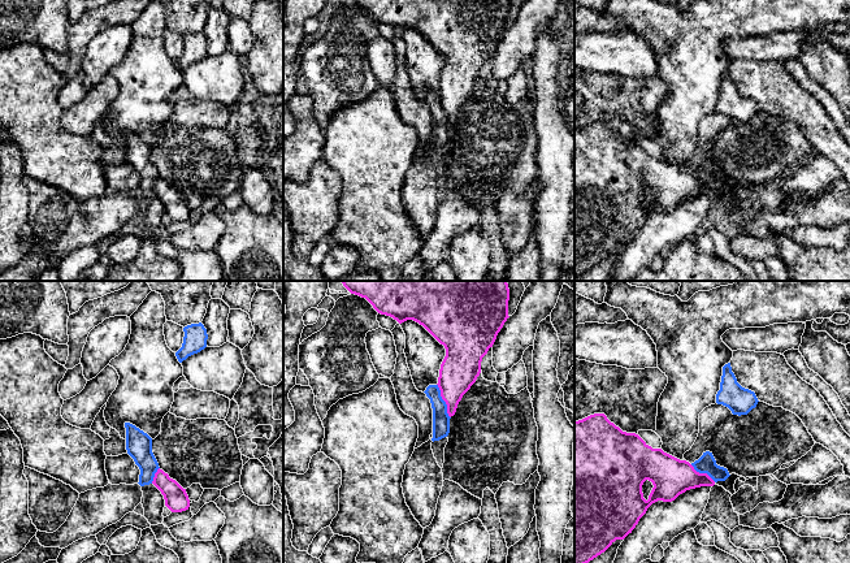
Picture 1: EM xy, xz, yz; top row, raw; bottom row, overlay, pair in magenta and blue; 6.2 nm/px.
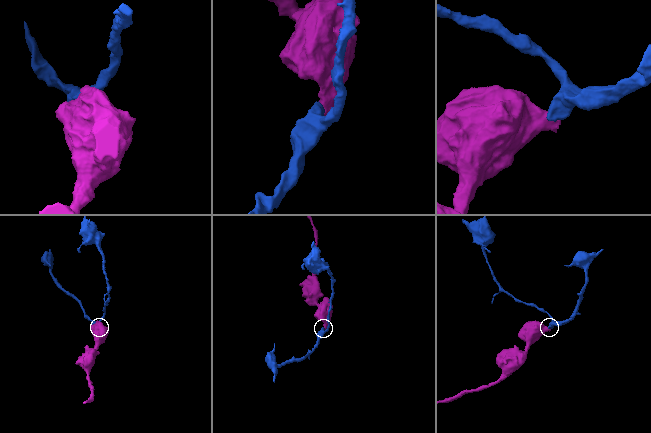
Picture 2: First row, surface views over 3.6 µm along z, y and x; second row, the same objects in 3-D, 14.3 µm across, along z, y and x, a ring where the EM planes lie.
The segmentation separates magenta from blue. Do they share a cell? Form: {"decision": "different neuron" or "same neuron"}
{"decision": "different neuron"}

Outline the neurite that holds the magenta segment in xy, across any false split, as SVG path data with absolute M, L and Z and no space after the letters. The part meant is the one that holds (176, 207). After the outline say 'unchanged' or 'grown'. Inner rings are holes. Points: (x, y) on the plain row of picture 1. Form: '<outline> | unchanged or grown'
M157 178L152 192L161 200L165 208L165 215L172 221L188 218L190 208L186 198L183 198L175 189L170 187L162 178Z | unchanged

